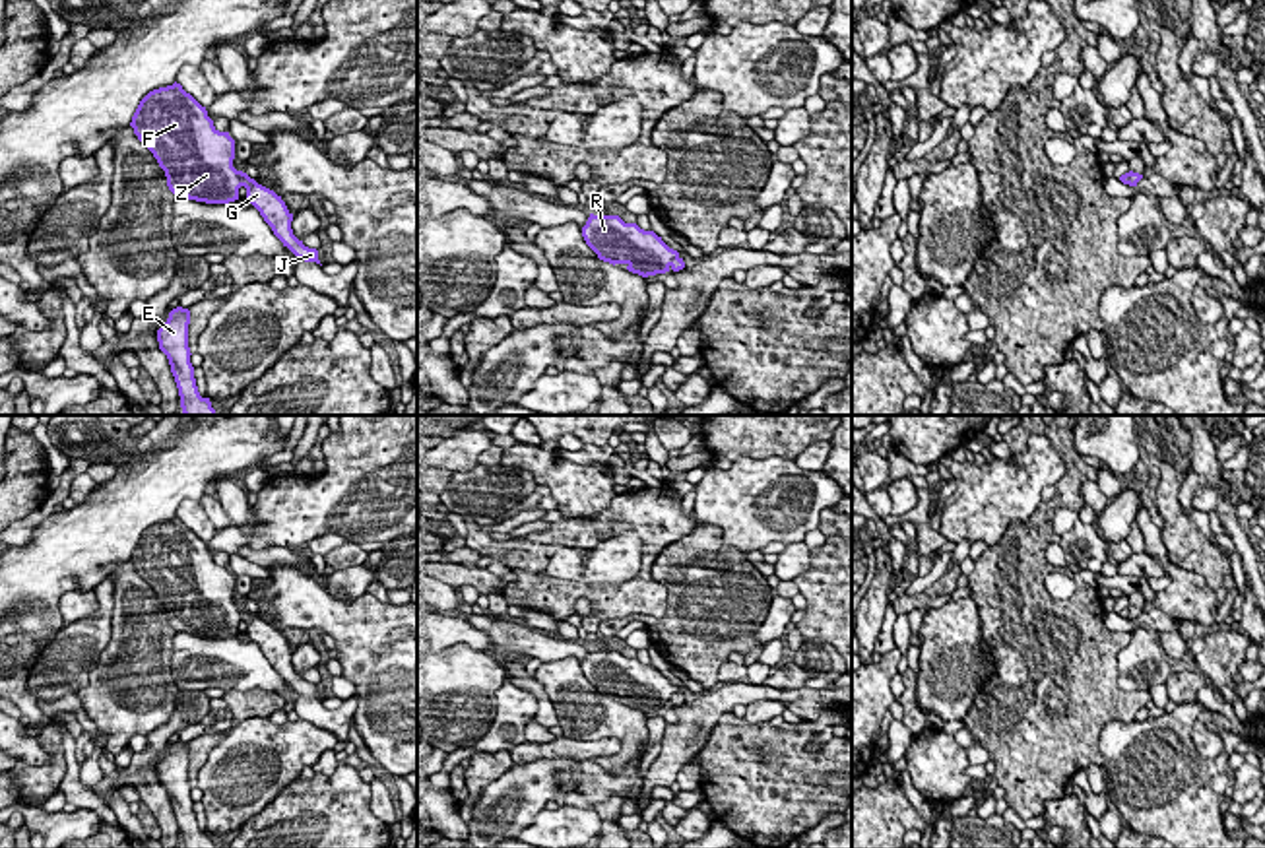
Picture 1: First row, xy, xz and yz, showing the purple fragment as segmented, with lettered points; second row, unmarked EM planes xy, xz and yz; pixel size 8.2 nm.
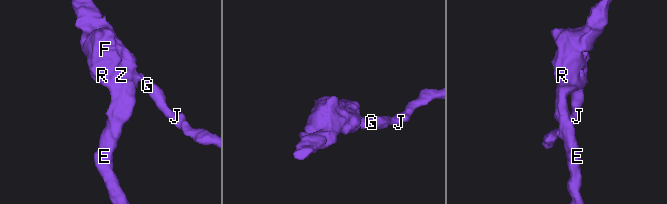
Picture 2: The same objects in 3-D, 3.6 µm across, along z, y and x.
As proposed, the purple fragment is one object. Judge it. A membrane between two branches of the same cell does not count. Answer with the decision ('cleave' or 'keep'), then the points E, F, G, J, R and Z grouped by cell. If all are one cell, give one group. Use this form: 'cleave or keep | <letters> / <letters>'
cleave | E F R Z / G J

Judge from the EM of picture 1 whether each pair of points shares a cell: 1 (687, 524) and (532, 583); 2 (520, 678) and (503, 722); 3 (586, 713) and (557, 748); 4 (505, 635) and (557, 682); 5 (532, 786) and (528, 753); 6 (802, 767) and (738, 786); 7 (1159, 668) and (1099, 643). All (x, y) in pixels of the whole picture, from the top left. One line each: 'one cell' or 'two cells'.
1: one cell
2: two cells
3: two cells
4: two cells
5: two cells
6: one cell
7: two cells

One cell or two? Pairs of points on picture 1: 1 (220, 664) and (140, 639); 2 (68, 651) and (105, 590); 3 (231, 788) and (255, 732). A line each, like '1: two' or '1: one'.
1: two
2: one
3: one

